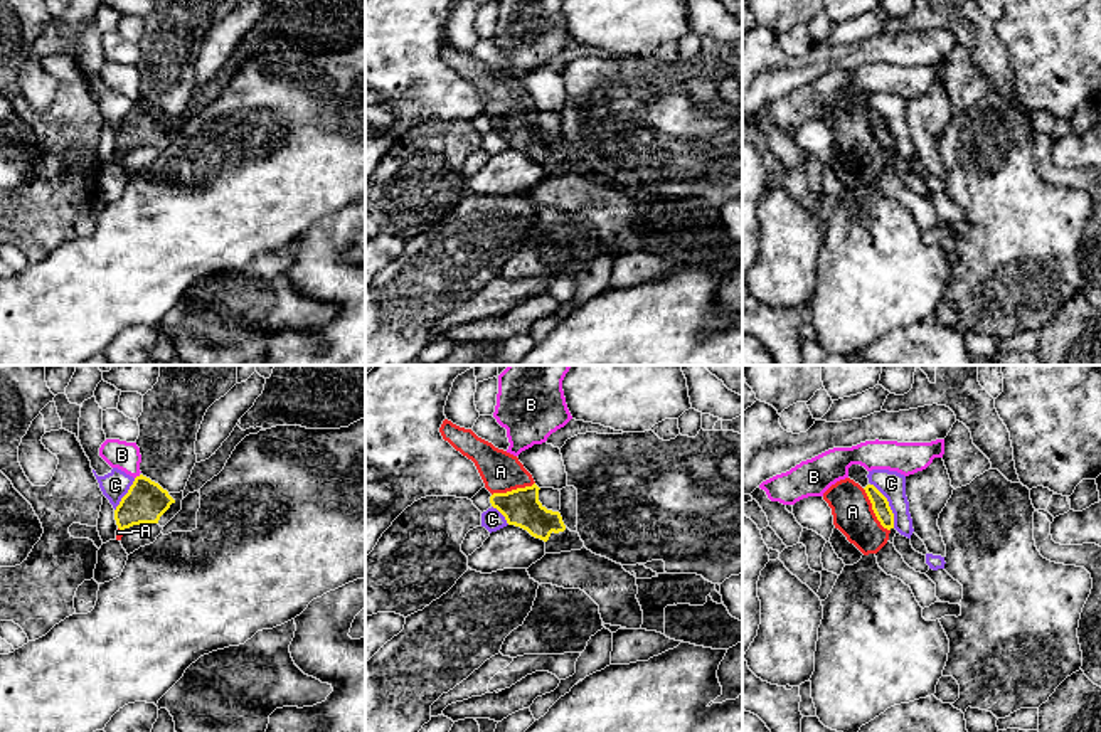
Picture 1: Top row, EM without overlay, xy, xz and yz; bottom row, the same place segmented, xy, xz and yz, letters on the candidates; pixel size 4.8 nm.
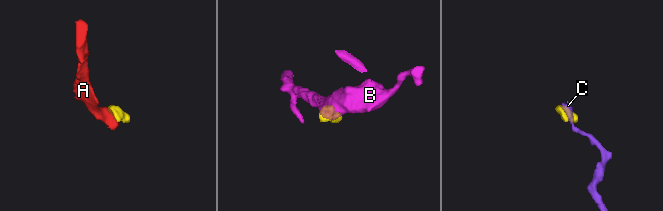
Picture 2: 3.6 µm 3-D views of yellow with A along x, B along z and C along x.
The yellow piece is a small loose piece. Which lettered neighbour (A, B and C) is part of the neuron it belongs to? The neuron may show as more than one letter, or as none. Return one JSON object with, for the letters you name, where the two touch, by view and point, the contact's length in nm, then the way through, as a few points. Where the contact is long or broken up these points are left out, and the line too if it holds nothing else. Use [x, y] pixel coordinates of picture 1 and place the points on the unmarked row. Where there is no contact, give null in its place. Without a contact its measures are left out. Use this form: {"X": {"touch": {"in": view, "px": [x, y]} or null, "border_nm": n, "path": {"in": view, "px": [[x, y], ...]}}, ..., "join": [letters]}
{"A": {"touch": {"in": "yz", "px": [872, 132]}, "border_nm": 240, "path": {"in": "yz", "px": [[881, 130], [872, 132], [852, 135]]}}, "join": ["A"]}

